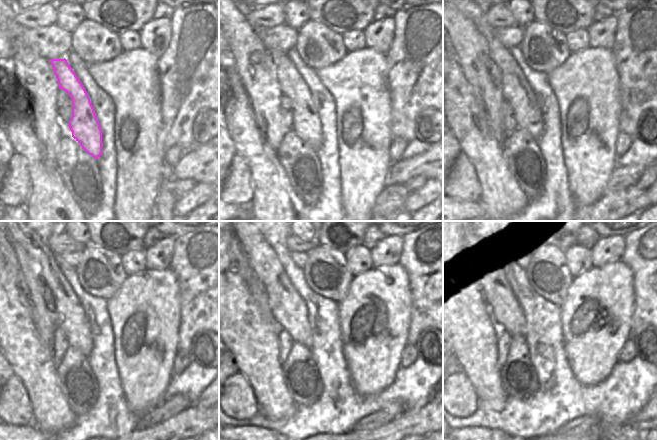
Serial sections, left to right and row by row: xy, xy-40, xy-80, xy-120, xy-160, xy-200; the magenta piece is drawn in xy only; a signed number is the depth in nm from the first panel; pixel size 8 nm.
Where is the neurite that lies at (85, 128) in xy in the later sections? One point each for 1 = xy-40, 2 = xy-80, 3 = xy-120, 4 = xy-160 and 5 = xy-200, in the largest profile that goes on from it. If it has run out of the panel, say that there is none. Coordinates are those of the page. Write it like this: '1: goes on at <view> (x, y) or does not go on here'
1: goes on at xy-40 (306, 122)
2: goes on at xy-80 (516, 90)
3: goes on at xy-120 (70, 316)
4: goes on at xy-160 (288, 308)
5: goes on at xy-200 (494, 285)

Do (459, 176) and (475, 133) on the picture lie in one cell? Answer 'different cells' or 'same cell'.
different cells

